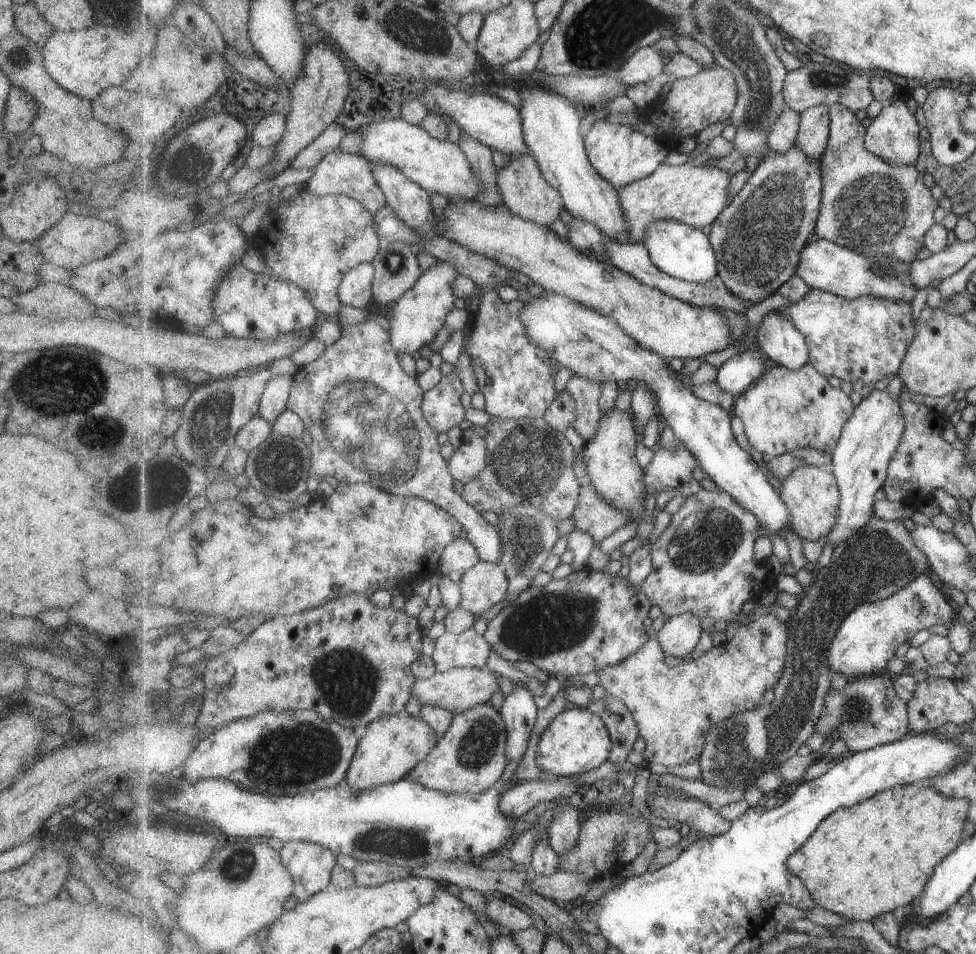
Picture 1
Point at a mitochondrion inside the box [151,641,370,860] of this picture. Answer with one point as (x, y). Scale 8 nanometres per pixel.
(292, 755)

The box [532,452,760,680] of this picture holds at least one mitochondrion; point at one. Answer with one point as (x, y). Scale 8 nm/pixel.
(706, 542)

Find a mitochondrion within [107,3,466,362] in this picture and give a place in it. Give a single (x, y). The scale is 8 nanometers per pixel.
(422, 33)

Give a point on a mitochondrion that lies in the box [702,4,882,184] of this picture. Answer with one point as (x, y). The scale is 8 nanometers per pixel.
(819, 79)

